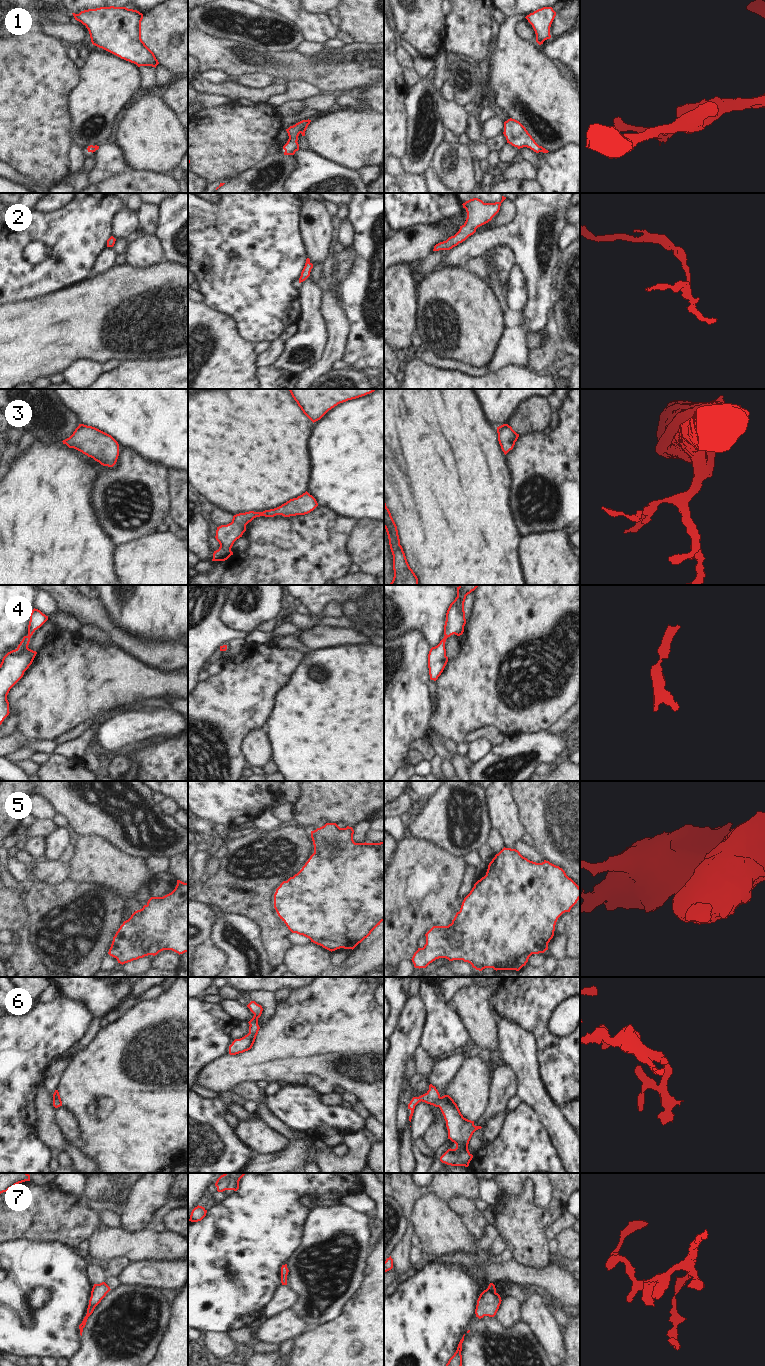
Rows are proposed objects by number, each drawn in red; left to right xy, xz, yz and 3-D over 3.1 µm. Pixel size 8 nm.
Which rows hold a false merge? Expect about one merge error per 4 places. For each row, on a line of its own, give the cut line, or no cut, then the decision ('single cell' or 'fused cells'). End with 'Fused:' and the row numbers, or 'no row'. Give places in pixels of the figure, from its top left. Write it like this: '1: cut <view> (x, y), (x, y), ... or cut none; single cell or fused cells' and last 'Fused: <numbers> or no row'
1: cut none; single cell
2: cut none; single cell
3: cut none; single cell
4: cut none; single cell
5: cut none; single cell
6: cut none; single cell
7: cut none; single cell
Fused: no row

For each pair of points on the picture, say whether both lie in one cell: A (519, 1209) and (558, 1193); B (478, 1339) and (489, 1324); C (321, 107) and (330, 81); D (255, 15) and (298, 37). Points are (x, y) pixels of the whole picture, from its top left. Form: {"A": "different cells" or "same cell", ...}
{"A": "same cell", "B": "same cell", "C": "different cells", "D": "same cell"}

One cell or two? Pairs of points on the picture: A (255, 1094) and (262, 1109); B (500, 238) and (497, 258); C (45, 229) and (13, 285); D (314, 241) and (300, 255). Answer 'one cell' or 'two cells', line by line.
A: two cells
B: two cells
C: one cell
D: two cells

